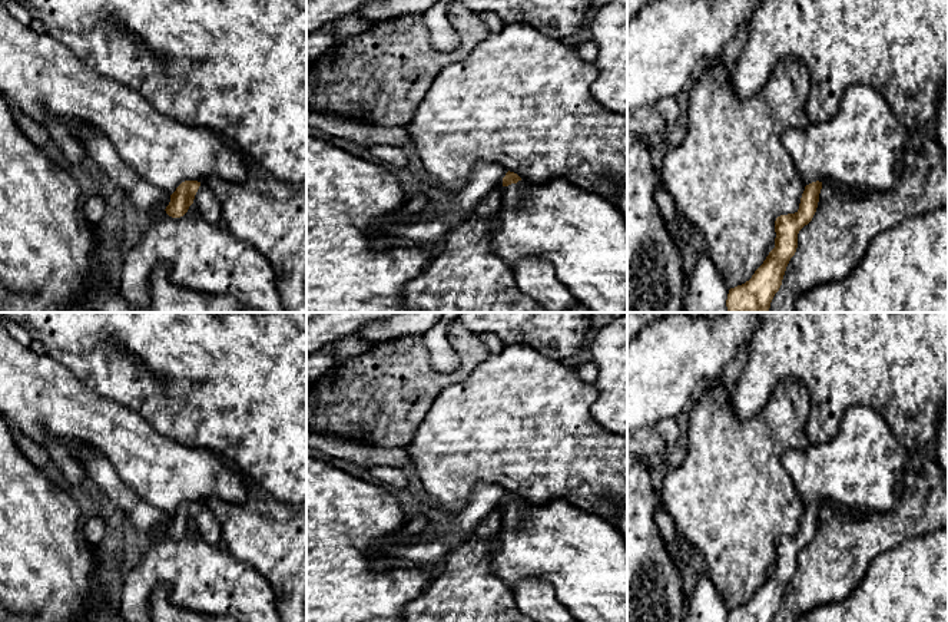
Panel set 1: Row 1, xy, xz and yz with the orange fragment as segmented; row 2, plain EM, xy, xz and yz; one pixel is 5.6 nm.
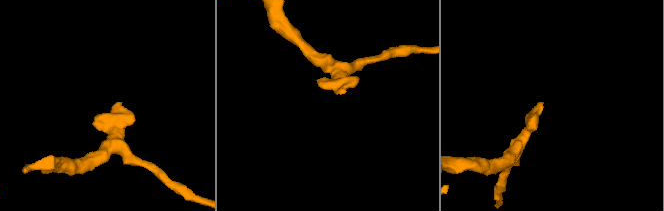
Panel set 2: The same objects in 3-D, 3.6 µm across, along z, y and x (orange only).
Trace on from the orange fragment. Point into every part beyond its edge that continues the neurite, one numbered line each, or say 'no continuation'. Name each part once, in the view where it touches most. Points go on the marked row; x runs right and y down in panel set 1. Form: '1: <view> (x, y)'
1: xy (205, 199)

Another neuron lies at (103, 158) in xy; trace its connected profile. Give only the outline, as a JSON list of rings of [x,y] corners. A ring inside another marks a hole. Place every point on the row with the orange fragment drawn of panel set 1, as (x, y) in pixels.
[[[72,122],[70,129],[83,142],[89,165],[120,188],[139,211],[156,215],[166,209],[170,195],[152,186],[129,168],[102,132],[80,122]]]

